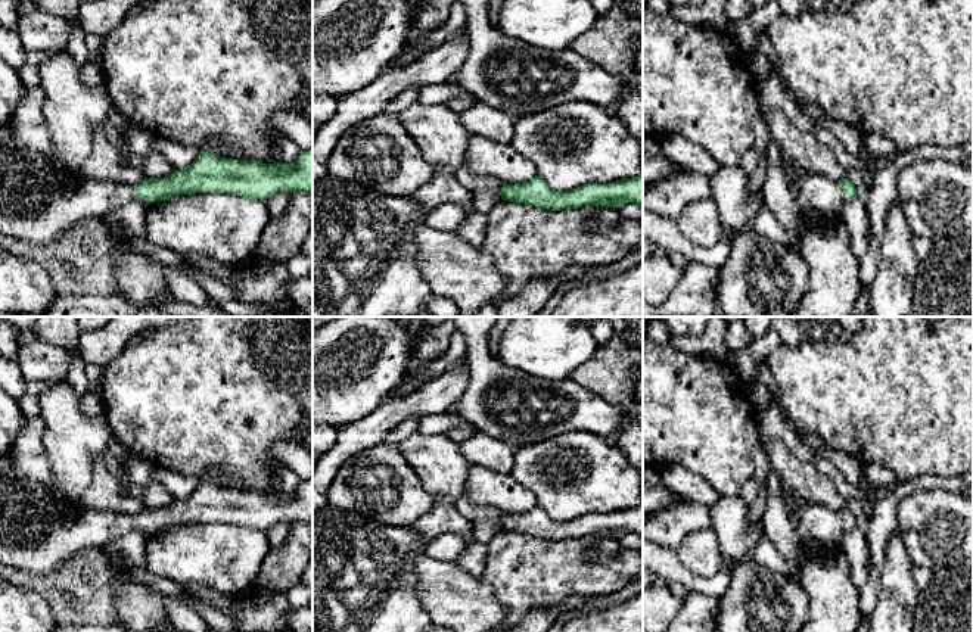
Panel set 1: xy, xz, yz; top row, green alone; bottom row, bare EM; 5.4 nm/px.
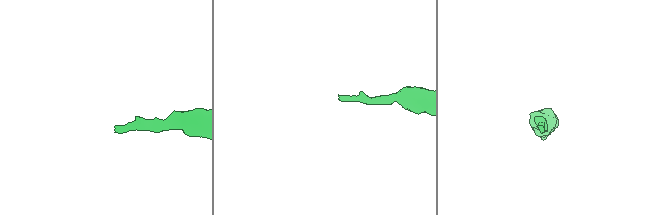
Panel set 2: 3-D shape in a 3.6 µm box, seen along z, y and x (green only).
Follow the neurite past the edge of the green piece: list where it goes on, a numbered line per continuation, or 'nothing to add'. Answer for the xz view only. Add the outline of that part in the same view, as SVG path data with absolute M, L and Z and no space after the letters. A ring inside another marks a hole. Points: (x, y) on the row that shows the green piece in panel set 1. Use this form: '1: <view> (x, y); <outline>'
nothing to add

